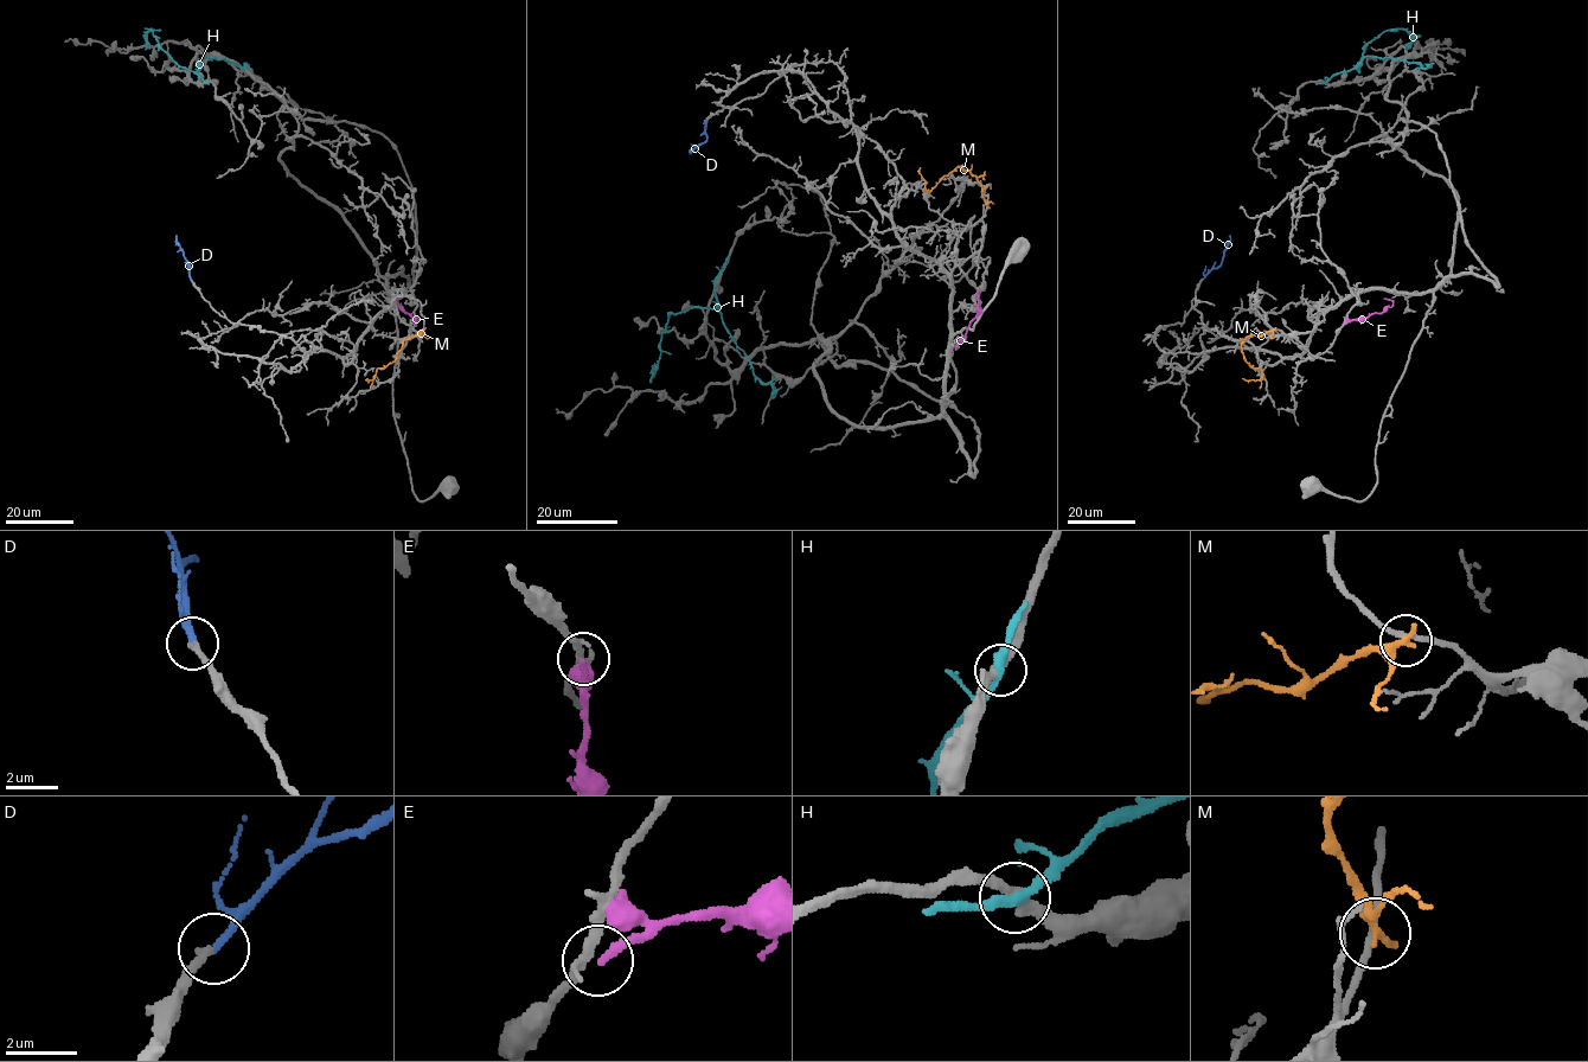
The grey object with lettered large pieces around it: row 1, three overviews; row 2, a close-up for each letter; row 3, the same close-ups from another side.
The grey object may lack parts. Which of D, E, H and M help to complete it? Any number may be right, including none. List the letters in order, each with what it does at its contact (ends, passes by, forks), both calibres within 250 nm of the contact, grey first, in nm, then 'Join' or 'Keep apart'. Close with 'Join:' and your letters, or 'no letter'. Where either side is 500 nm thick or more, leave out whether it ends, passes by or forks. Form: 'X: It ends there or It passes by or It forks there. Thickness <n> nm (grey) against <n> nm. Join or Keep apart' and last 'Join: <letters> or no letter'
D: It ends there. Thickness 260 nm (grey) against 240 nm. Join
E: It ends there. Thickness 280 nm (grey) against 240 nm. Keep apart
H: It passes by. Thickness 360 nm (grey) against 320 nm. Keep apart
M: It passes by. Thickness 180 nm (grey) against 240 nm. Keep apart
Join: D

